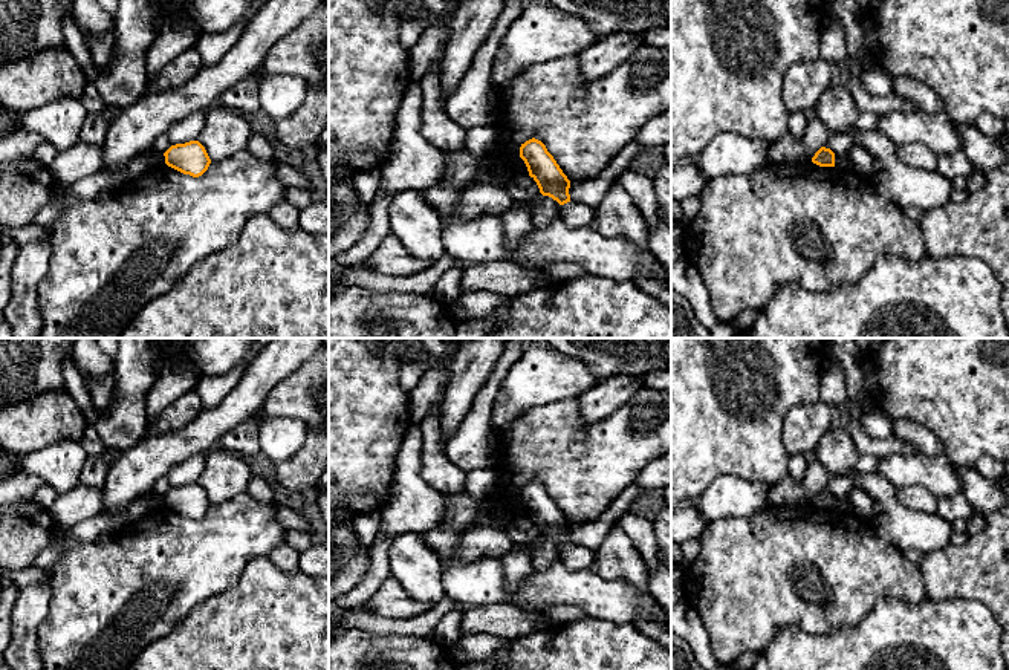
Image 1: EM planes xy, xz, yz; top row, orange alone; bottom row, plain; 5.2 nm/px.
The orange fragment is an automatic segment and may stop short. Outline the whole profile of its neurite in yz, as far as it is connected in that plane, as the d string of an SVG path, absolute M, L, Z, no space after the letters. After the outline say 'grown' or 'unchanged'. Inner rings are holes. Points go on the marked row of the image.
M821 147L812 158L812 162L819 167L835 167L835 153L830 148Z; unchanged

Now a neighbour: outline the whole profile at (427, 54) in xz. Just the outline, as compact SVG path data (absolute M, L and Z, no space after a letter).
M446 18L431 21L416 44L408 50L411 81L419 83L430 70L440 73L442 58L449 40Z

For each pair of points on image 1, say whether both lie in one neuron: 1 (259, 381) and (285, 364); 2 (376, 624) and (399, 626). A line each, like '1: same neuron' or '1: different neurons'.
1: same neuron
2: same neuron

